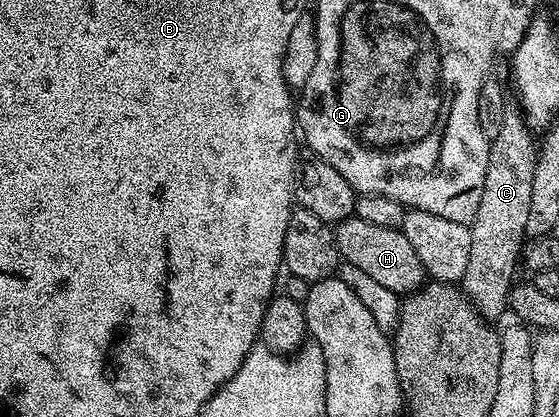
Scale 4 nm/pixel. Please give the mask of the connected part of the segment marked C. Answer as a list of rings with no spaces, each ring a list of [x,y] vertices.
[[[508,102],[504,106],[500,134],[490,141],[488,170],[484,174],[480,206],[476,210],[476,218],[469,224],[472,258],[468,262],[468,270],[464,270],[460,287],[474,309],[491,322],[498,322],[502,315],[507,315],[510,290],[516,283],[514,271],[520,268],[520,257],[528,240],[526,227],[528,210],[532,210],[532,178],[539,155],[533,135],[535,133],[527,124],[521,107]]]

